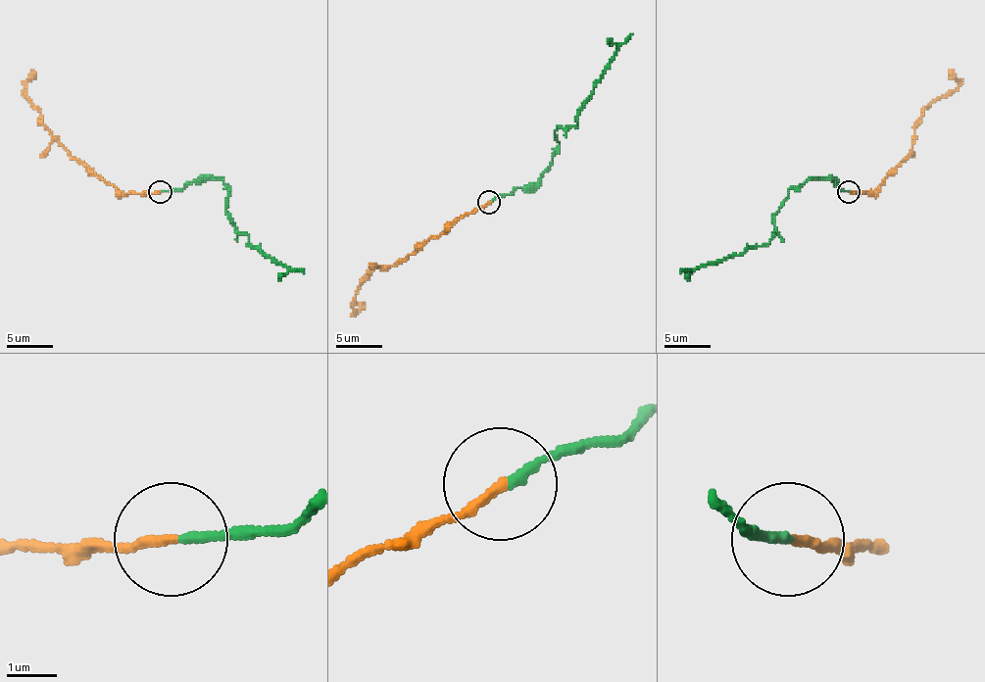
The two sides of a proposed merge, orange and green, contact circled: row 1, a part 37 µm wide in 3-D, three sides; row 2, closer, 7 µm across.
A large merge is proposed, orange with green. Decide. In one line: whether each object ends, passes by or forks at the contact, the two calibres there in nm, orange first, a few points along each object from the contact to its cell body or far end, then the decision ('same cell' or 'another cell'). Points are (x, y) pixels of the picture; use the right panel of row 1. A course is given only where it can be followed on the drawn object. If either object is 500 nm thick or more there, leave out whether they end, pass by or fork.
orange ends there; green ends there; 190 nm thick on the orange side, 180 nm on the other; orange runs (848, 191), (870, 193), (910, 154), (914, 126), (921, 113), (958, 83), (949, 70); green runs (848, 191), (832, 179), (811, 179), (790, 189), (779, 210), (767, 244), (749, 246), (740, 255), (680, 273); another cell

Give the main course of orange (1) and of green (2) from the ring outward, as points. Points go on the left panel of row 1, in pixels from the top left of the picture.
1: (159, 191), (123, 193), (93, 175), (70, 154), (47, 126), (24, 90), (33, 70)
2: (162, 191), (221, 179), (230, 189), (225, 210), (230, 223), (263, 255), (304, 273)

